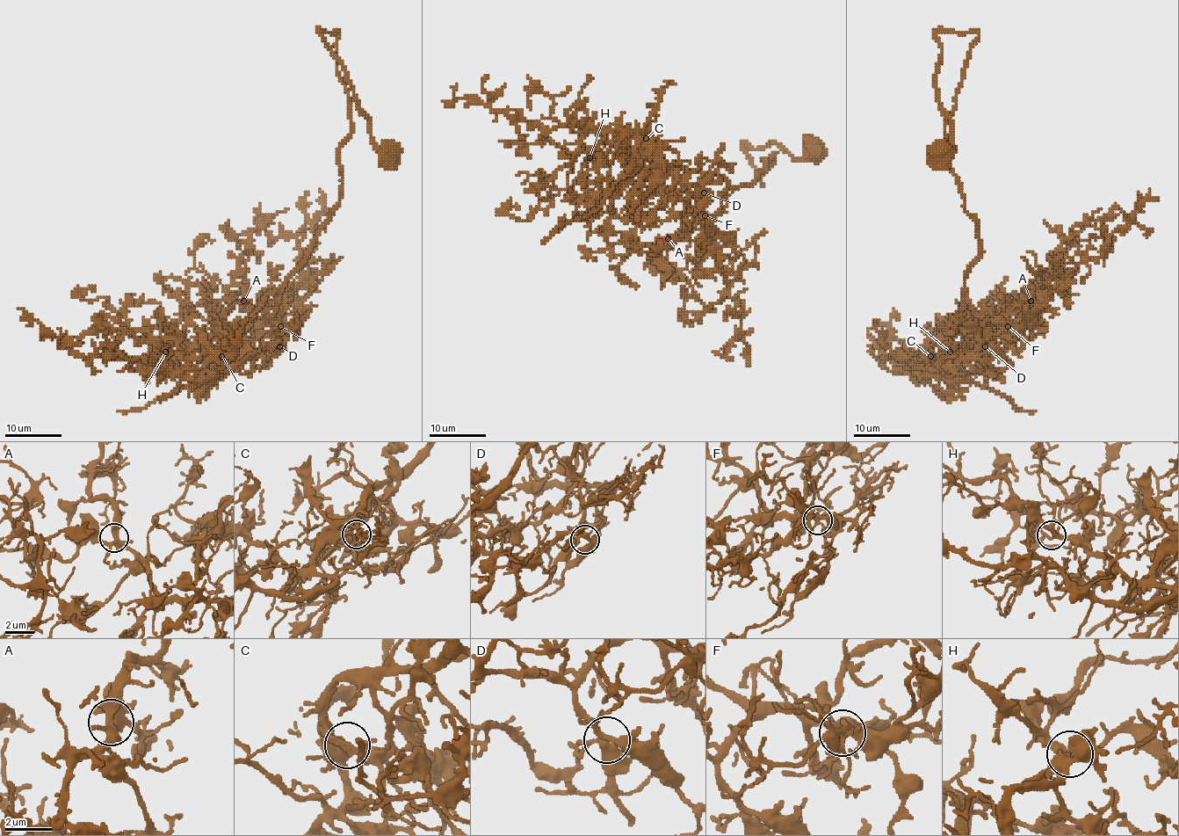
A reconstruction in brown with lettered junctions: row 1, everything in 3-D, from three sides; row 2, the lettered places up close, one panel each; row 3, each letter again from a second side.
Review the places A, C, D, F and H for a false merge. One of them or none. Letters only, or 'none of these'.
C

